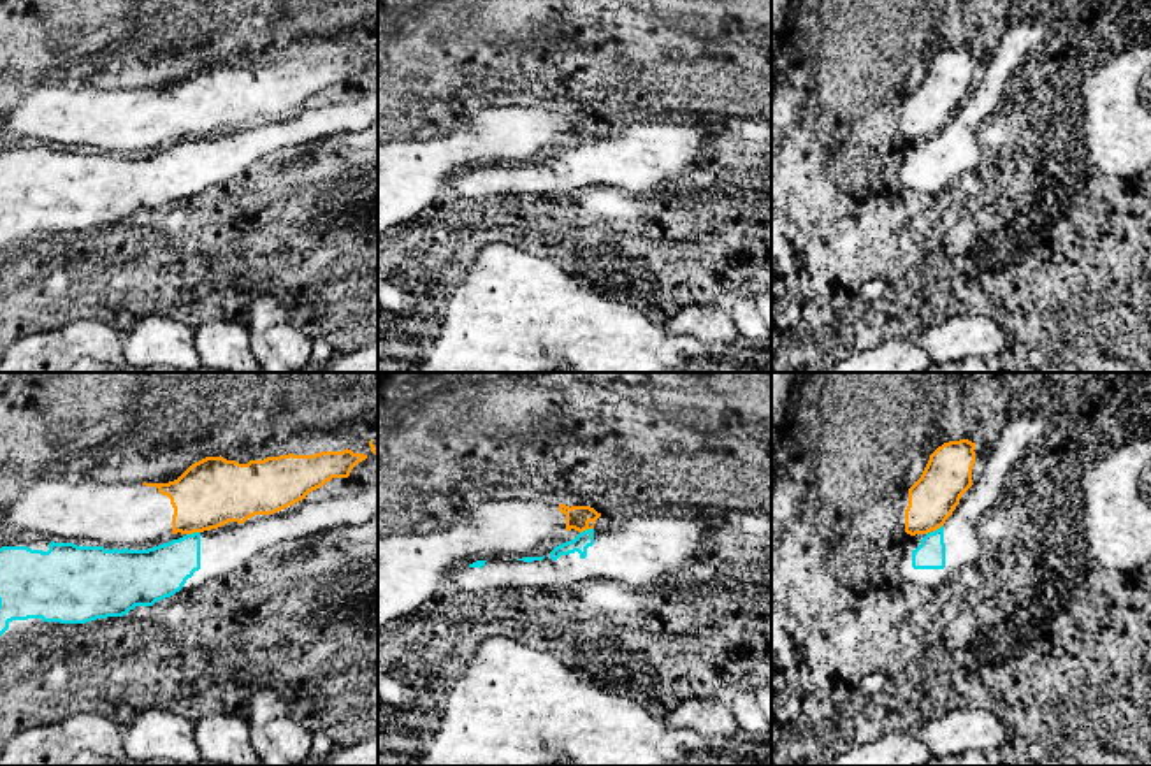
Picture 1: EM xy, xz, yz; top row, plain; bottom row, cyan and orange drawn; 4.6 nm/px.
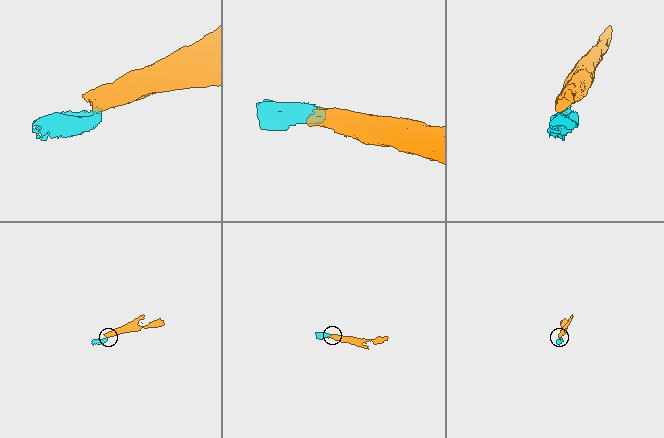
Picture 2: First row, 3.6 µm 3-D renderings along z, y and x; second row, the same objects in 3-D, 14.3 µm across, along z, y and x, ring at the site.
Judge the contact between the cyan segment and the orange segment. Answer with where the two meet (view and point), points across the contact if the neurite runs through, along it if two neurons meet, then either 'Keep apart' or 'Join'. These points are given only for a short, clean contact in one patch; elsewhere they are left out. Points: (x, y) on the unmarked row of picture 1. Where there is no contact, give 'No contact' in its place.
Touches cyan at xy (194, 139). Boundary: xy (199, 137), (187, 141). Keep apart

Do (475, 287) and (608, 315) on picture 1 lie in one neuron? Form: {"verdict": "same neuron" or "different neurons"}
{"verdict": "same neuron"}

